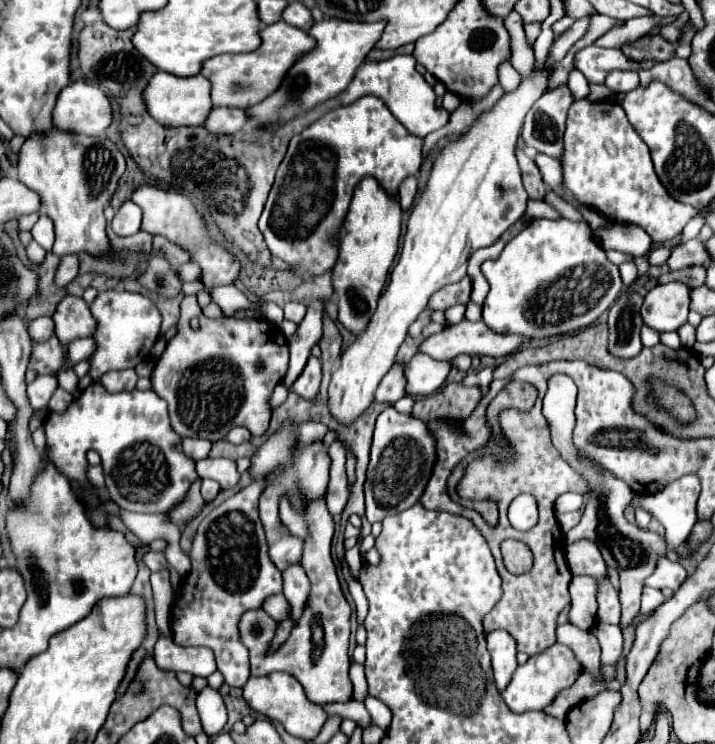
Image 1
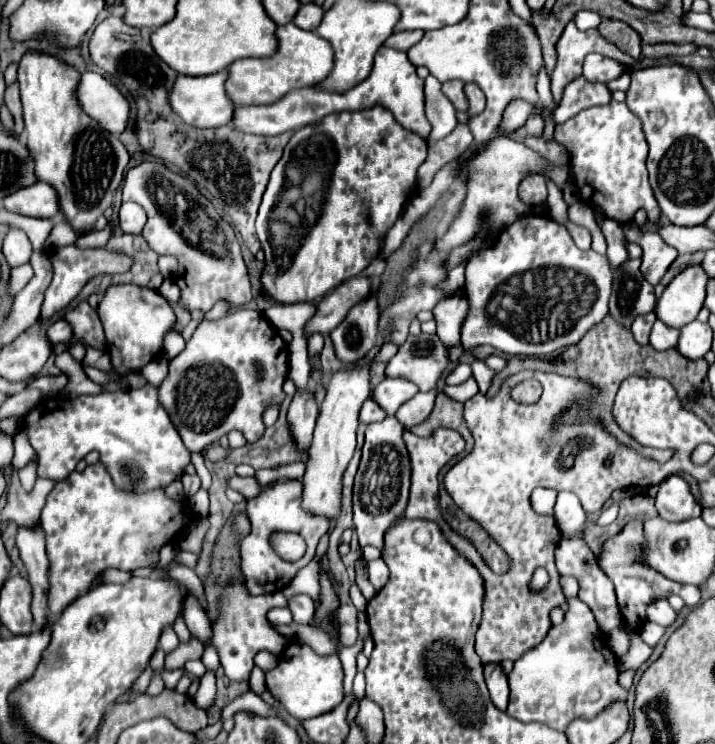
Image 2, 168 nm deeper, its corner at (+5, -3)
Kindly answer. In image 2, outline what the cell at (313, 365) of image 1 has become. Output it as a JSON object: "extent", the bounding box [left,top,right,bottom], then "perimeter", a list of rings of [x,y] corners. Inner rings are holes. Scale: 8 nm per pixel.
{"extent":[287,390,319,450],"perimeter":[[[311,390],[295,392],[295,396],[291,400],[291,406],[289,406],[287,420],[289,420],[289,426],[291,426],[291,432],[293,432],[295,440],[299,442],[299,446],[303,450],[311,442],[317,412],[319,412],[319,402],[317,402],[317,398]]]}

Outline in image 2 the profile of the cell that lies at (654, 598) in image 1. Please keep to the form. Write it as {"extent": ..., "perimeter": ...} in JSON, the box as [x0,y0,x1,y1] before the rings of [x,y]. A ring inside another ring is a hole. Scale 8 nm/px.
{"extent":[647,600,677,626],"perimeter":[[[655,600],[647,606],[647,620],[657,622],[661,626],[669,626],[675,620],[677,612],[669,606],[667,600]]]}

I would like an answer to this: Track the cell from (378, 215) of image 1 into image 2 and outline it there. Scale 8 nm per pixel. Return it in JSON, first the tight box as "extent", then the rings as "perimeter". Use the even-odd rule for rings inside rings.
{"extent":[329,290,379,364],"perimeter":[[[371,290],[369,296],[359,300],[341,320],[341,324],[329,334],[335,352],[343,362],[351,364],[359,360],[359,356],[363,356],[363,352],[377,342],[379,314],[377,292]]]}

